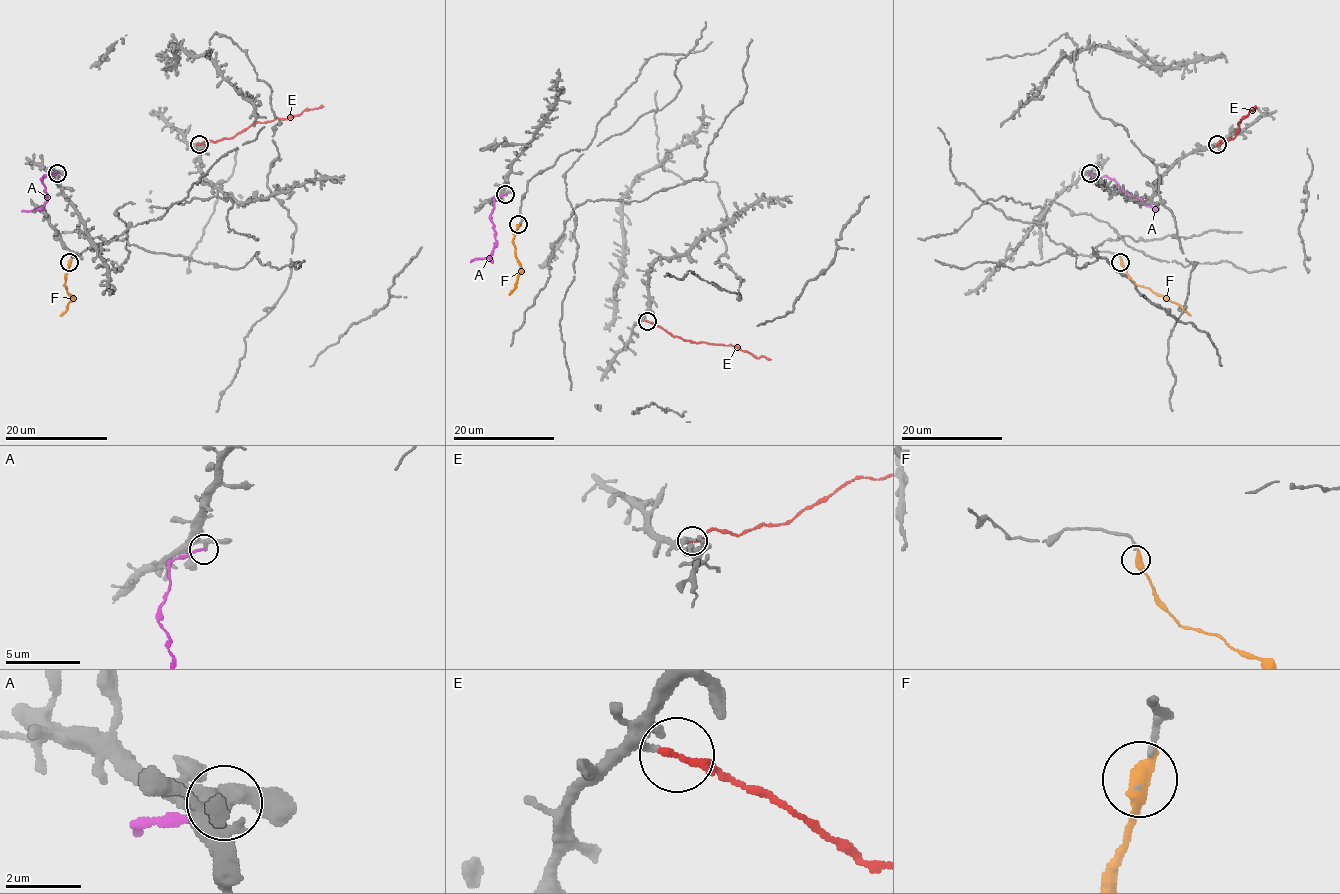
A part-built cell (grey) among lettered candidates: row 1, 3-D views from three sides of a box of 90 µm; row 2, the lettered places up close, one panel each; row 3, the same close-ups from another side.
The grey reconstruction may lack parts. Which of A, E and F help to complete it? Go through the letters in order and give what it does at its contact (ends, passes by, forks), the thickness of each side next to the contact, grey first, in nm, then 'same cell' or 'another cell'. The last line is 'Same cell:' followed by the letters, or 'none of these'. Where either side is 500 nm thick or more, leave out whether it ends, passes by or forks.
A: it ends there; 300 nm thick on the grey side, 180 nm on the other; another cell
E: it ends there; 190 nm thick on the grey side, 200 nm on the other; another cell
F: 80 nm thick on the grey side, 500 nm on the other; same cell
Same cell: F

